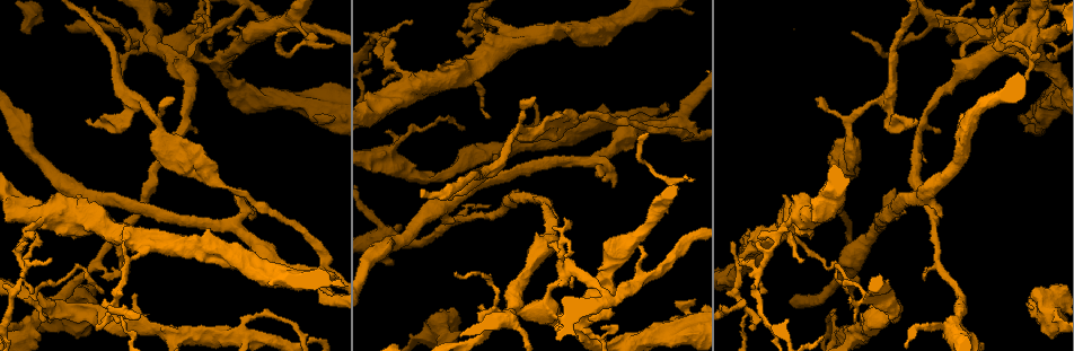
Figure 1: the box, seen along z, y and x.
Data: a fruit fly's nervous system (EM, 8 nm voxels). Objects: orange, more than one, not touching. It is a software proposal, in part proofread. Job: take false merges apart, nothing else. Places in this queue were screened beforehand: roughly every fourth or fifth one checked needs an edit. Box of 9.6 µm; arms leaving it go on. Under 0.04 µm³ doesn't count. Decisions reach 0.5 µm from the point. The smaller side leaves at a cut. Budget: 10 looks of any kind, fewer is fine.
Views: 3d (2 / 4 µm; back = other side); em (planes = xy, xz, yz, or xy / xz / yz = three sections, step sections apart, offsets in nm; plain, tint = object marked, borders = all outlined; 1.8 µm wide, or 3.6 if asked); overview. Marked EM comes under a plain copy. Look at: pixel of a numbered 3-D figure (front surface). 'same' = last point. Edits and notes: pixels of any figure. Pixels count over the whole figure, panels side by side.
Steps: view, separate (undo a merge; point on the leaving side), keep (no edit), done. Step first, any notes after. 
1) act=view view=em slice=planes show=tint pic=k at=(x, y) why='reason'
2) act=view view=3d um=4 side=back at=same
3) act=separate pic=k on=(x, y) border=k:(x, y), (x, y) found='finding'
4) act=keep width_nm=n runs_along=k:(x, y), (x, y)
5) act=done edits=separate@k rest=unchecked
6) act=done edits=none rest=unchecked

act=view view=em slice=xz step=4 show=tint pic=1 at=(853, 337) why='small branch off a trunk'

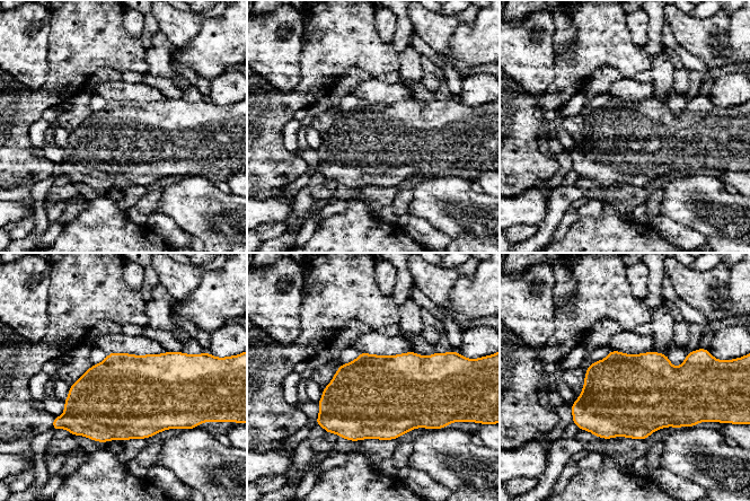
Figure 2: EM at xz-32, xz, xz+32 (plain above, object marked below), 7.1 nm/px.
act=view view=em slice=planes show=tint at=same

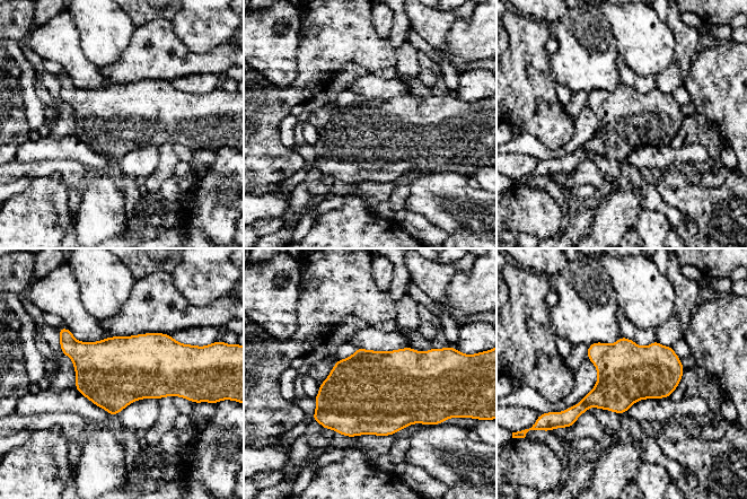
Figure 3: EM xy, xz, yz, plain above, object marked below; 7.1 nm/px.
act=keep width_nm=420 found='all the same neuron'

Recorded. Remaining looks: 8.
act=view view=3d um=4 pic=1 at=(32, 325) why='arms part here'

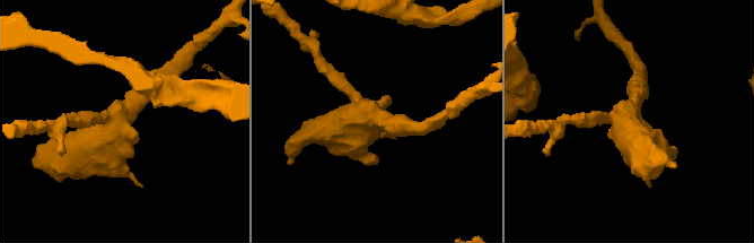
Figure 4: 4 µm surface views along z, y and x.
act=view view=em slice=planes show=tint pic=4 at=(125, 113)

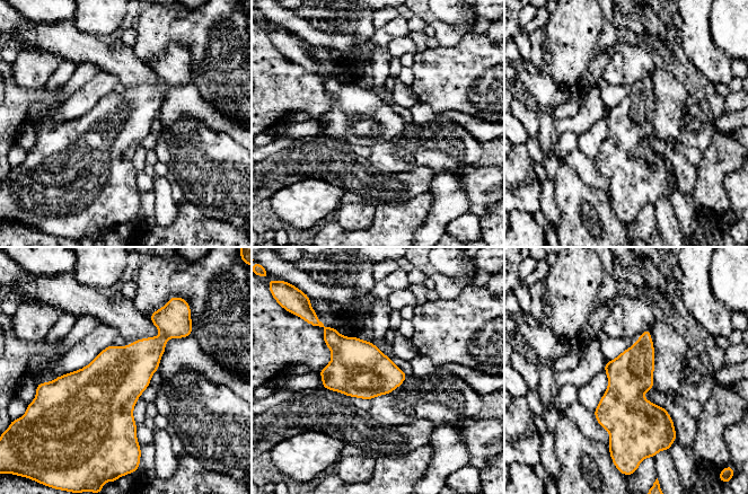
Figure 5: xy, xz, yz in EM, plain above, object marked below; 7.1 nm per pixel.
act=keep width_nm=320 found='one neuron here'

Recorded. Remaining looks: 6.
act=view view=em slice=xz step=16 show=tint pic=1 at=(117, 299) why='three-way junction'

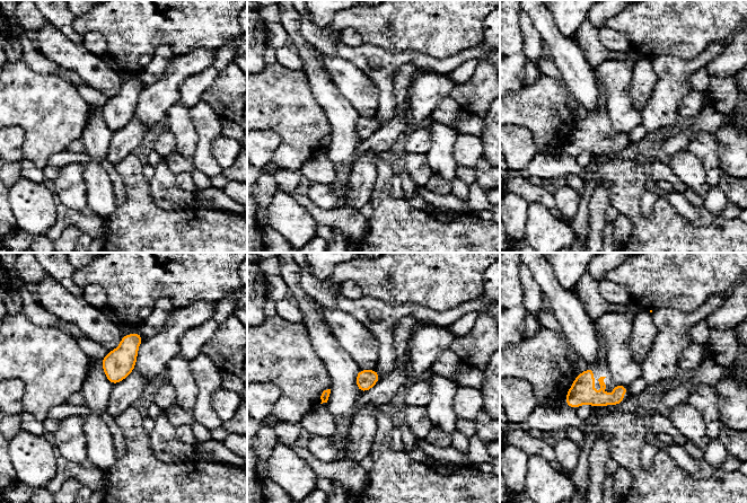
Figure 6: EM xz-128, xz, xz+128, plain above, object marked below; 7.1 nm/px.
act=view view=em slice=planes show=tint at=same why='another direction'

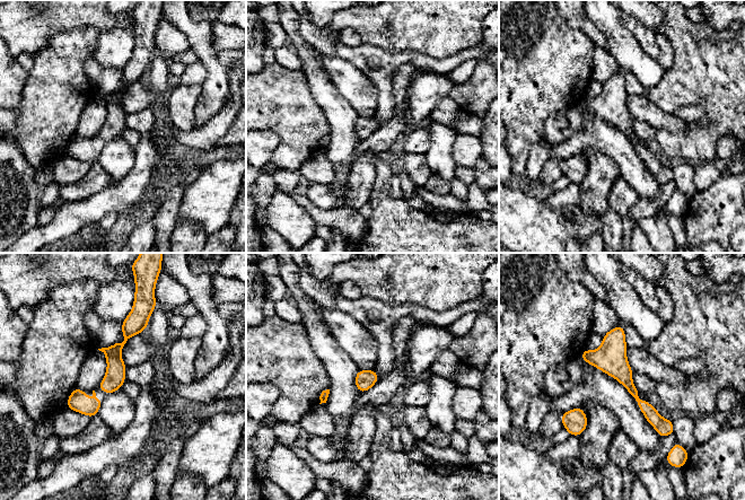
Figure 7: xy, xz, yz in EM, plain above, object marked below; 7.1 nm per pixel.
act=keep runs_along=7:(612, 332), (614, 363), (668, 431) found='continuous, no second neuron'

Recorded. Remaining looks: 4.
act=view view=3d um=4 pic=1 at=(1018, 37) why='looks like a crossing'

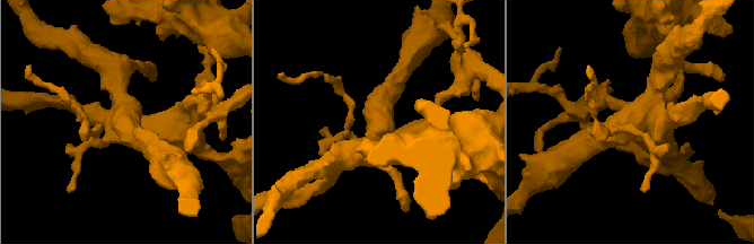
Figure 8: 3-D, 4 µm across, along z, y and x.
act=view view=em slice=planes show=tint pic=8 at=(128, 122)

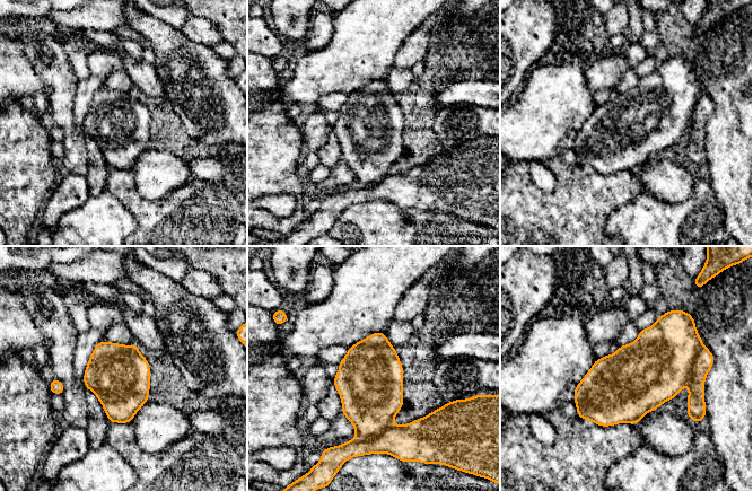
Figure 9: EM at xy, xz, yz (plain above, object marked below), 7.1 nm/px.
act=separate pic=9 on=(658, 364) width_nm=440 border=9:(701, 347), (694, 359), (689, 380) found='two neurons meet here'

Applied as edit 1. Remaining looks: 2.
act=done edits=separate@9 rest=unchecked

